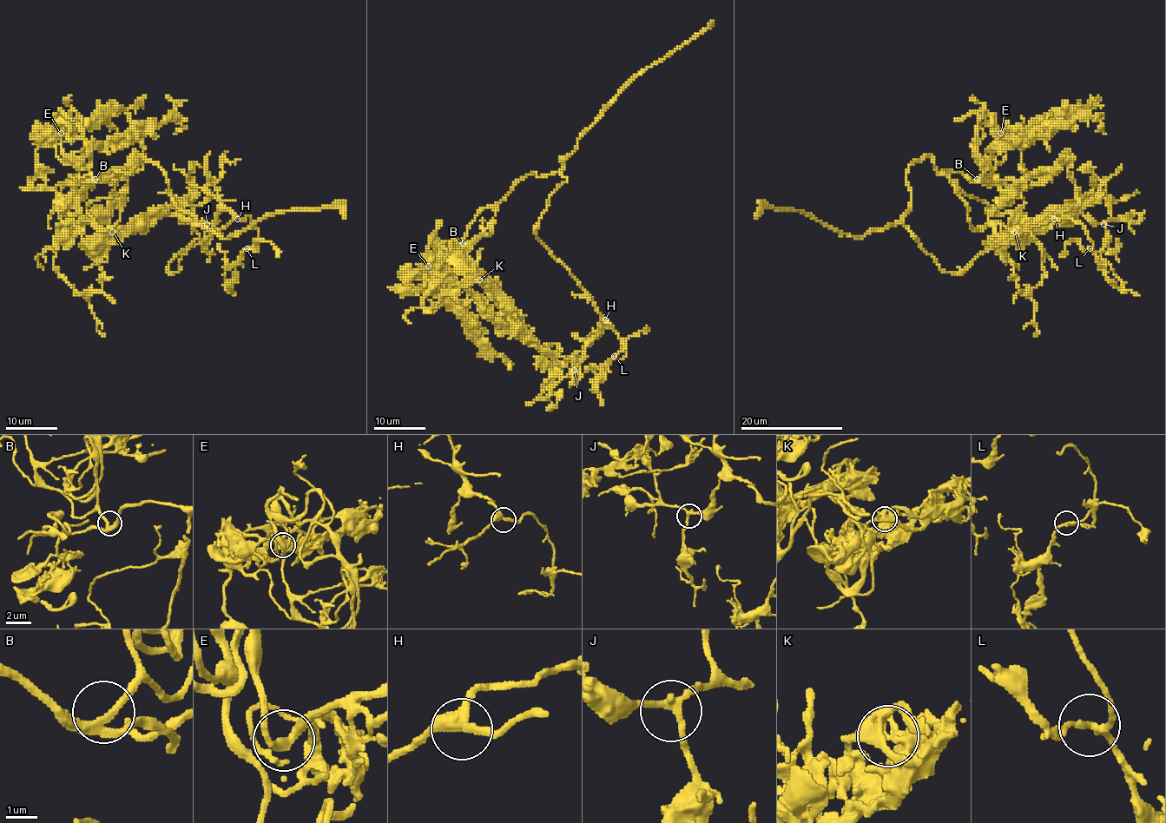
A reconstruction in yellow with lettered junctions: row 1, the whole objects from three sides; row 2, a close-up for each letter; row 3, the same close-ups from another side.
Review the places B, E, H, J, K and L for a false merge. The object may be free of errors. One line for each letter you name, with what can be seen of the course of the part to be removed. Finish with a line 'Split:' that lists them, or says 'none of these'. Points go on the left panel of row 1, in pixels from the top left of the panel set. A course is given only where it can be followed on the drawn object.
Split: none of these

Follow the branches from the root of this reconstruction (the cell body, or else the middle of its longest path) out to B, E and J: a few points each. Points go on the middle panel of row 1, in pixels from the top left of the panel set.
B: (481, 286), (464, 271), (451, 270), (428, 283), (423, 289), (428, 288), (428, 275), (431, 267), (463, 243)
E: (481, 286), (464, 271), (451, 270), (423, 289), (431, 267), (461, 244), (428, 266)
J: (481, 286), (488, 286), (495, 292), (530, 337), (554, 359), (557, 375), (565, 376), (574, 370)

